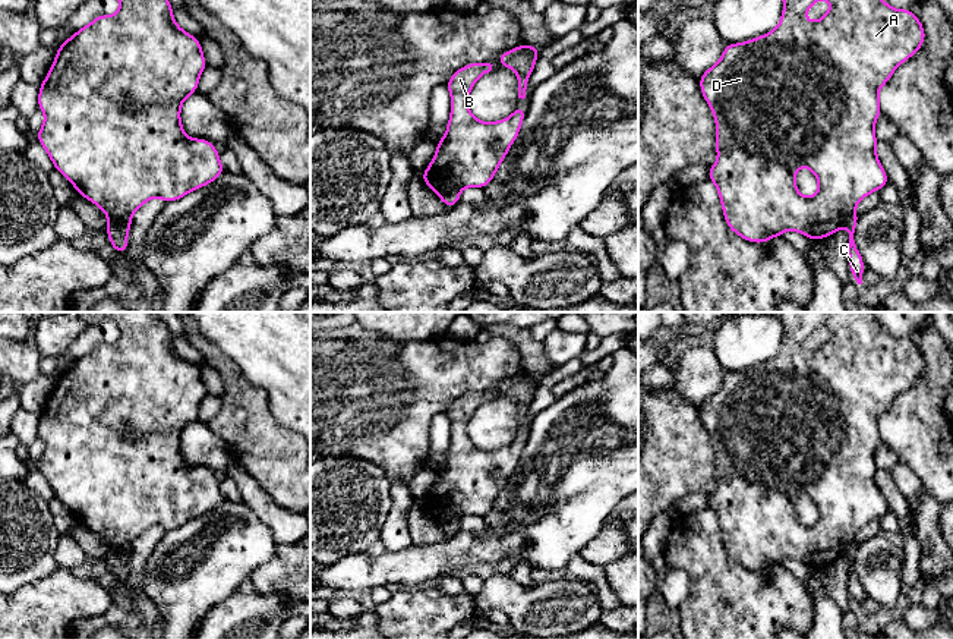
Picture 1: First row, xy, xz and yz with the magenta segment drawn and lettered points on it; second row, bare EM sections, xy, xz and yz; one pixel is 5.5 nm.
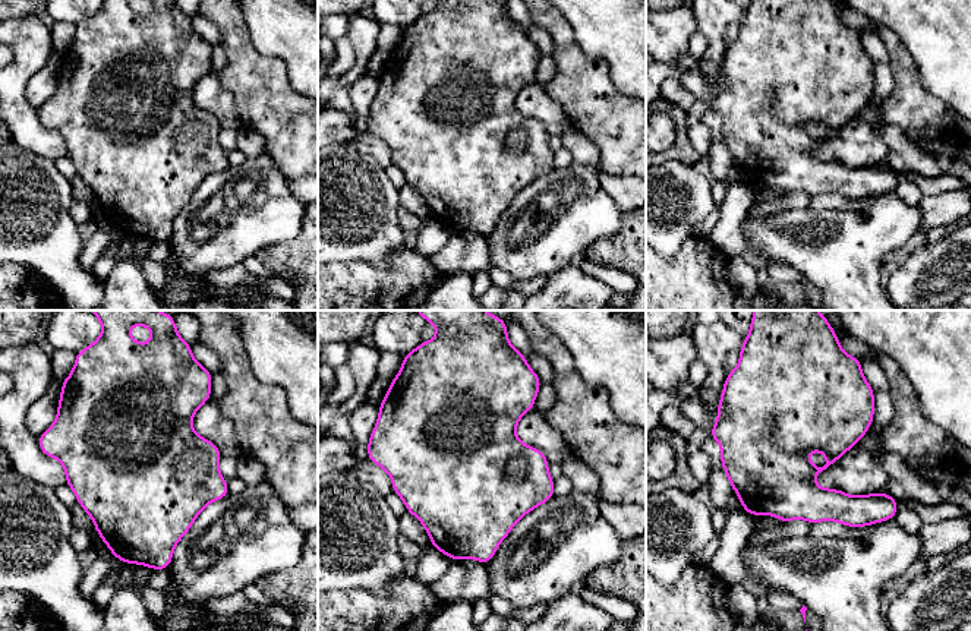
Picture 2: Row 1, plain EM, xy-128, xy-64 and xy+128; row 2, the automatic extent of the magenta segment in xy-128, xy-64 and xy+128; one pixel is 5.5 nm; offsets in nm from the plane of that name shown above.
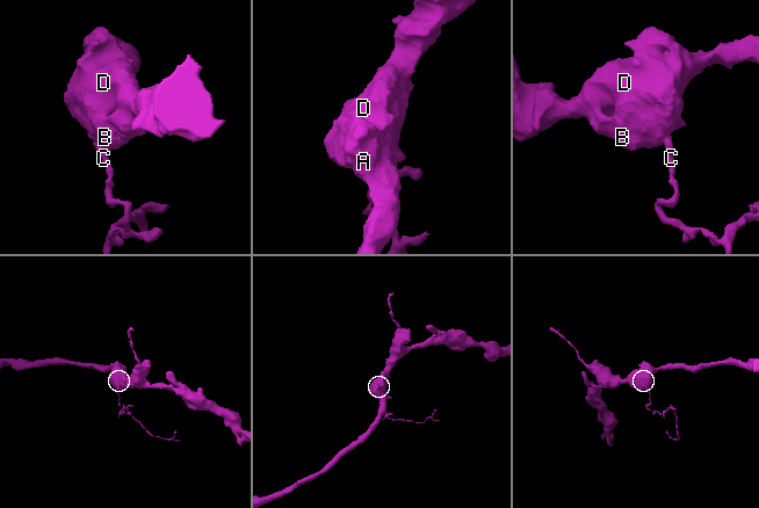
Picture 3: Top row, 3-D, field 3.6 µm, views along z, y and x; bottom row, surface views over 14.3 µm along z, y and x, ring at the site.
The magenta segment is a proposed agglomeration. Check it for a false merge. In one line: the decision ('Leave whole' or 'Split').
Split

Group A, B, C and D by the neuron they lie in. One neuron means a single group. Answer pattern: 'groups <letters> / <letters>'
groups A B D / C

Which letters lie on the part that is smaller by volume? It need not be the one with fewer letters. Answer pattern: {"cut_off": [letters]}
{"cut_off": ["C"]}

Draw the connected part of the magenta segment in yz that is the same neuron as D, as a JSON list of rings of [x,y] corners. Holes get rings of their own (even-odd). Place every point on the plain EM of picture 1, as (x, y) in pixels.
[[[766,312],[777,318],[783,325],[783,341],[779,353],[766,363],[751,369],[725,372],[722,387],[700,405],[700,418],[716,447],[716,479],[717,490],[709,495],[709,507],[716,513],[723,544],[728,555],[747,570],[764,572],[786,558],[795,558],[812,570],[836,561],[858,531],[867,523],[877,520],[889,511],[889,504],[878,491],[877,466],[874,453],[881,443],[878,419],[892,406],[897,394],[912,385],[924,372],[925,358],[912,339],[897,339],[881,328],[874,312]],[[827,327],[831,337],[817,350],[808,350],[805,341],[818,328]],[[799,495],[808,495],[818,509],[818,519],[814,525],[802,525],[795,513],[795,503]]]

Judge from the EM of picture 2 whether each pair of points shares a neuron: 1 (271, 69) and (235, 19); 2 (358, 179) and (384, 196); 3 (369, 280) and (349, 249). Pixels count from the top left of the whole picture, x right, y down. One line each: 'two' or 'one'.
1: one
2: one
3: two

